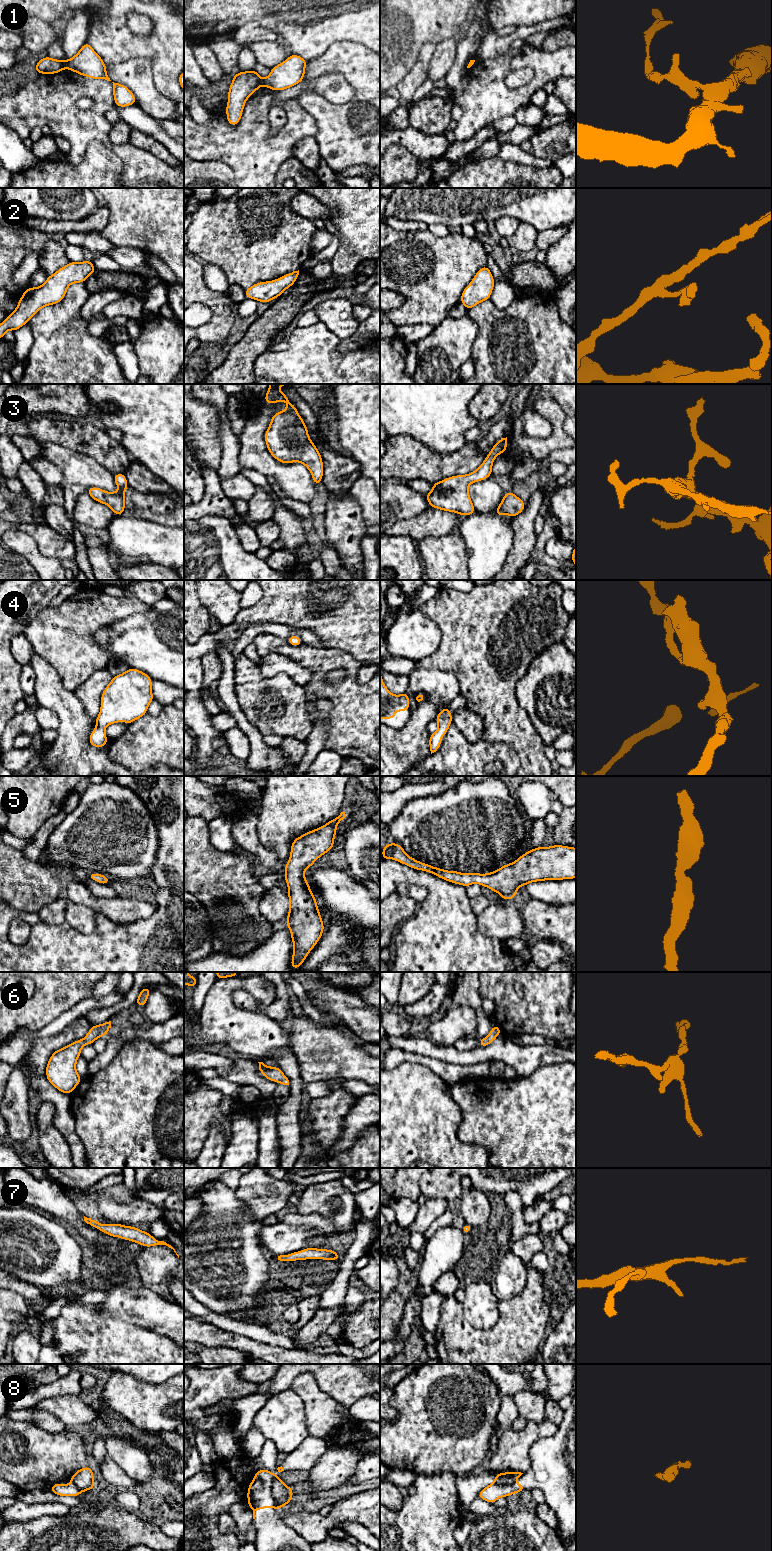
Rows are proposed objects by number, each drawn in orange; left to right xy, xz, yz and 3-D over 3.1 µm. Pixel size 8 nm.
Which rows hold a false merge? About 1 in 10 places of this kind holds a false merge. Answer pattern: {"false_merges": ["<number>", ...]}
{"false_merges": ["1", "8"]}

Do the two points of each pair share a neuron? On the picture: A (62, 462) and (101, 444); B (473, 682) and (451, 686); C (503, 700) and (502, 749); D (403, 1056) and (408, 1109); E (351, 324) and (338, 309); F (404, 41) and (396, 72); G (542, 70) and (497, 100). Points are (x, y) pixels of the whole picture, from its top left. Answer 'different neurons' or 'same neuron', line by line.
A: different neurons
B: different neurons
C: different neurons
D: different neurons
E: same neuron
F: same neuron
G: same neuron

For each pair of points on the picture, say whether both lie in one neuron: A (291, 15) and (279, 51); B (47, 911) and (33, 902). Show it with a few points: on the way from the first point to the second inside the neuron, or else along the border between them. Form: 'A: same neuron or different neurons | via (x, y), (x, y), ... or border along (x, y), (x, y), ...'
A: different neurons | border along (279, 39), (291, 53)
B: different neurons | border along (62, 894), (47, 903), (37, 913)

